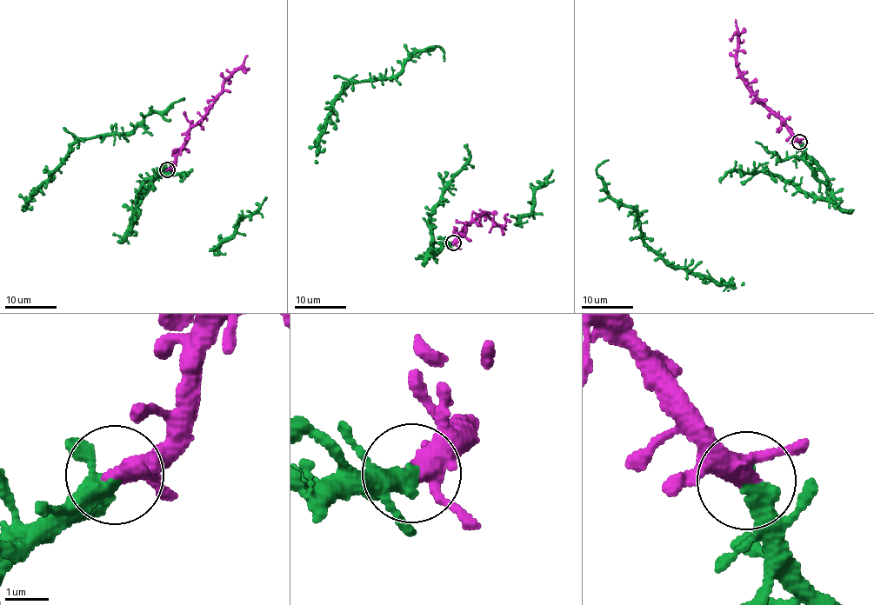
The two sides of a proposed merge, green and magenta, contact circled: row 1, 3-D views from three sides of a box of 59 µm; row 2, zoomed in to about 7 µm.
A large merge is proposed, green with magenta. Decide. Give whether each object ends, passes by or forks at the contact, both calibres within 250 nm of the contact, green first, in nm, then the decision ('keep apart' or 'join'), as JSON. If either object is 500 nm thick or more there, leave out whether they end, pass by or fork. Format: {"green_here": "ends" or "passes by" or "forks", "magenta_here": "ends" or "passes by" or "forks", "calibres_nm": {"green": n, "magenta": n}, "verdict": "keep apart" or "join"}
{"green_here": "passes by", "magenta_here": "passes by", "calibres_nm": {"green": 320, "magenta": 380}, "verdict": "join"}

